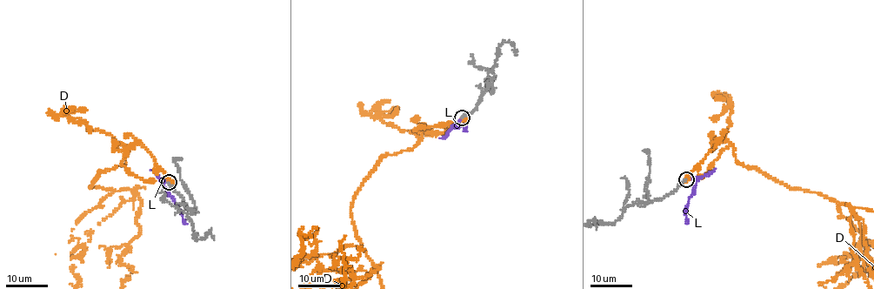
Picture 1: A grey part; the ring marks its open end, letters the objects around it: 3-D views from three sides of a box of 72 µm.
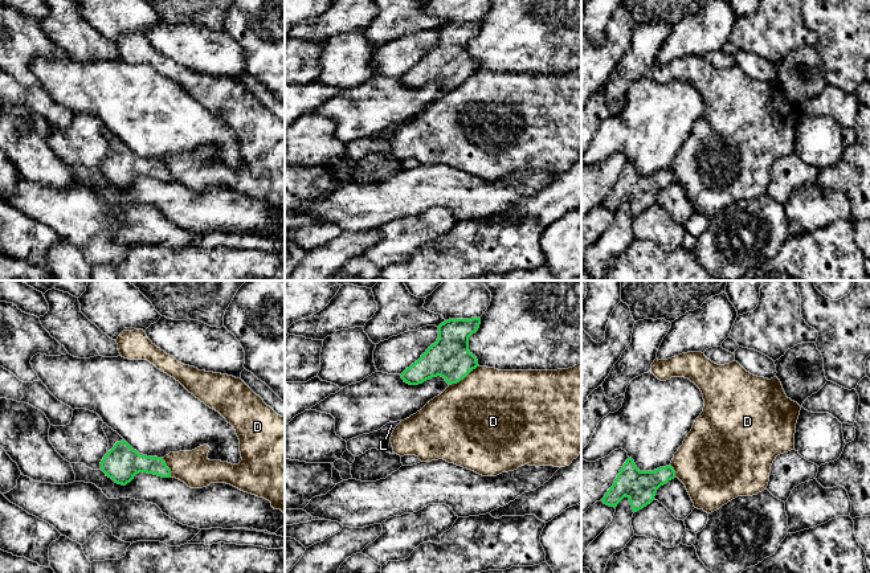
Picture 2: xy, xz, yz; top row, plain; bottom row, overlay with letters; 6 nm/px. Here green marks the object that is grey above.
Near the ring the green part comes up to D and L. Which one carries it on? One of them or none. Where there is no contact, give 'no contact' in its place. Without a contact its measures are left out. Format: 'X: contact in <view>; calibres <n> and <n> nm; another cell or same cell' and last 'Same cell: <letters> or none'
D: contact in xz; calibres 260 and 500 nm; another cell
L: no contact; same cell
Same cell: L

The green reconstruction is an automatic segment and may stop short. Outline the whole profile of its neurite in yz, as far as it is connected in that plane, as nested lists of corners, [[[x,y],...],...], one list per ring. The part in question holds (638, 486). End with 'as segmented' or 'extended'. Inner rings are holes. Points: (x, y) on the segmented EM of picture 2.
[[[628,458],[601,502],[616,508],[624,498],[628,498],[633,512],[637,512],[650,504],[657,490],[674,478],[675,471],[670,464],[654,471],[640,471],[634,461]]]; as segmented

